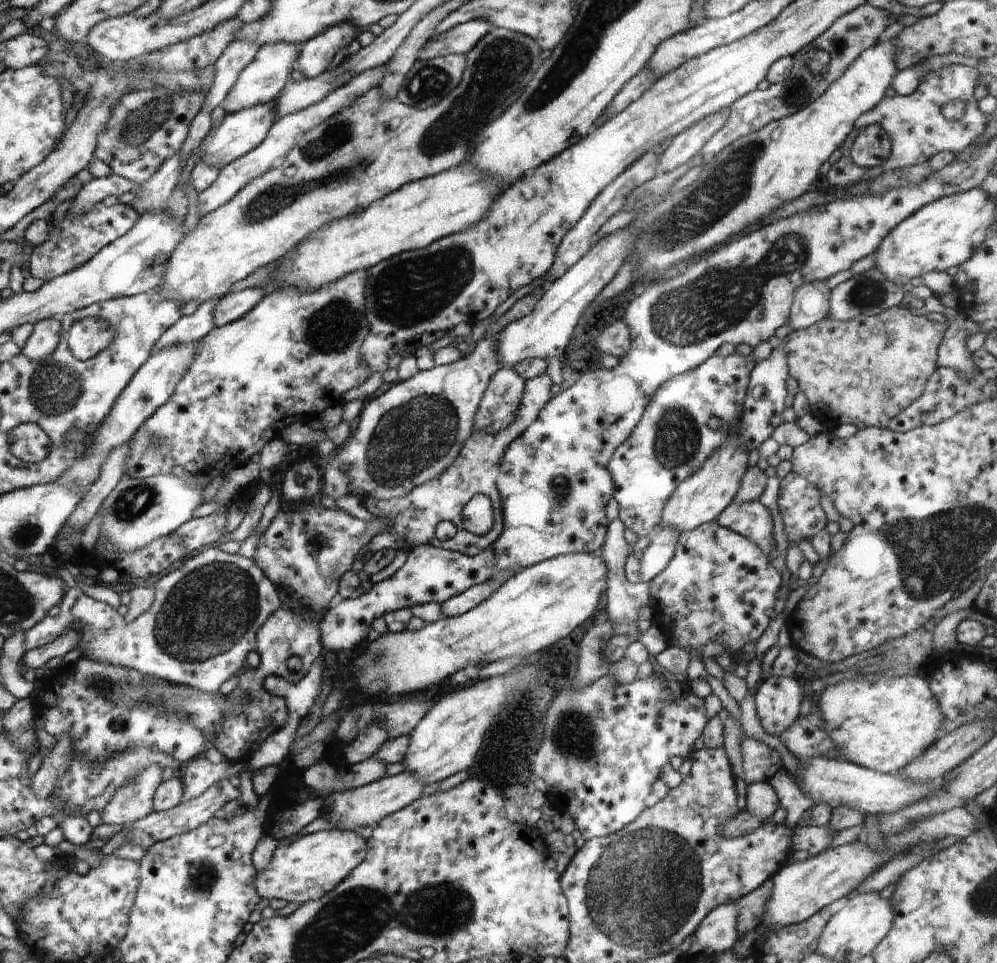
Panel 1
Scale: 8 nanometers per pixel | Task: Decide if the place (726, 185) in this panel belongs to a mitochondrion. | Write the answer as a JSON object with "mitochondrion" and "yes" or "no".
{"mitochondrion":"yes"}

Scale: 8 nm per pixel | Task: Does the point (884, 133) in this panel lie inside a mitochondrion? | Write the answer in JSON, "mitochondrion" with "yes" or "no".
{"mitochondrion":"no"}

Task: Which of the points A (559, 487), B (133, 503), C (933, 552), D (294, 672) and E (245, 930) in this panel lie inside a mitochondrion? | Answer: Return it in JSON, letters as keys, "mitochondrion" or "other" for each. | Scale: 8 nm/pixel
{"A":"mitochondrion","B":"mitochondrion","C":"mitochondrion","D":"other","E":"other"}

